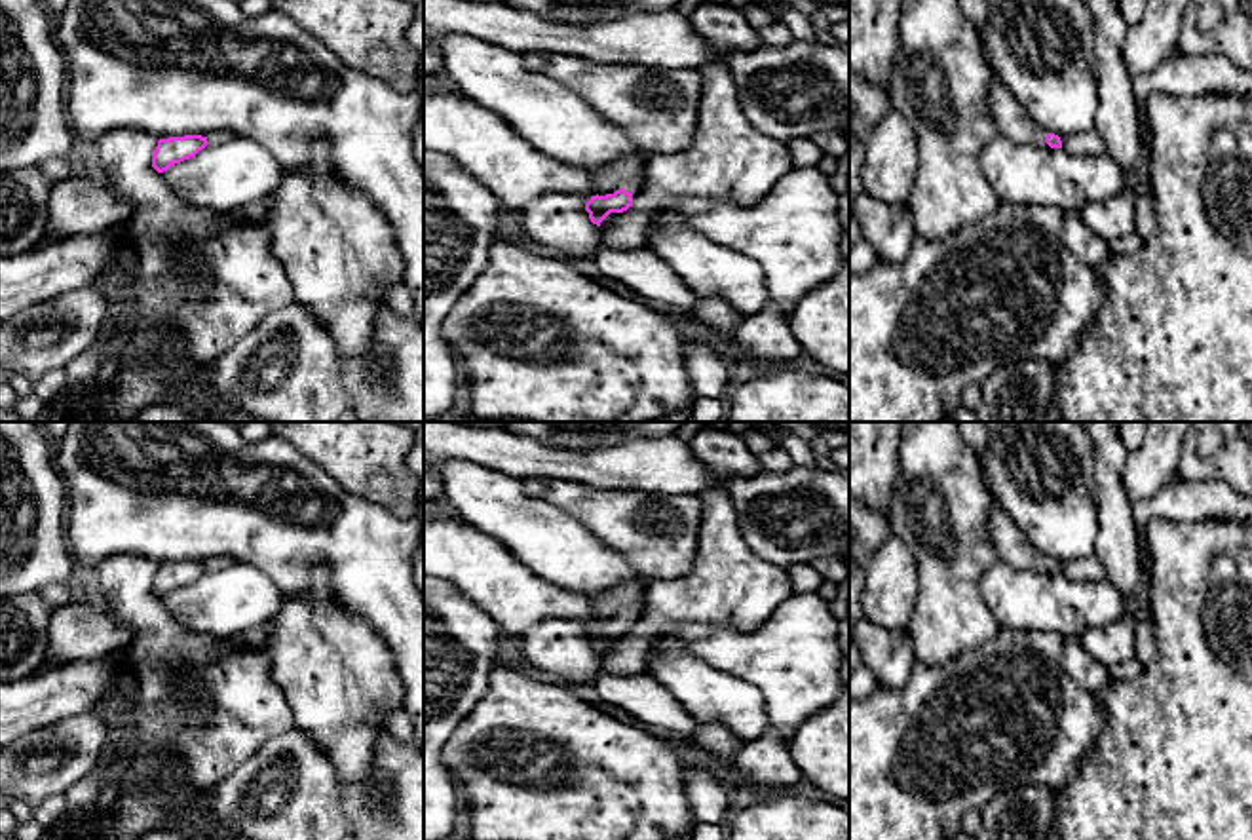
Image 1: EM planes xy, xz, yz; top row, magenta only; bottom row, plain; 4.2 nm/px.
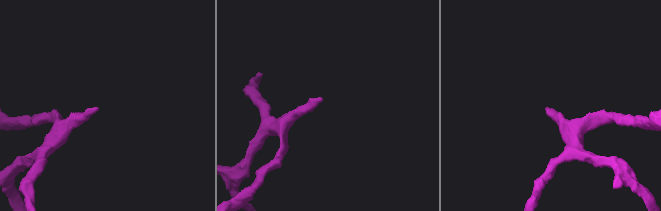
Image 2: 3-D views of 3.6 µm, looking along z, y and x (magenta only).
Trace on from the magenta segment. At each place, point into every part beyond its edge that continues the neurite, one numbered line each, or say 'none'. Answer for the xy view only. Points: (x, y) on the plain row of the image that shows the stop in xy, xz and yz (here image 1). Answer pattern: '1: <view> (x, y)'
none

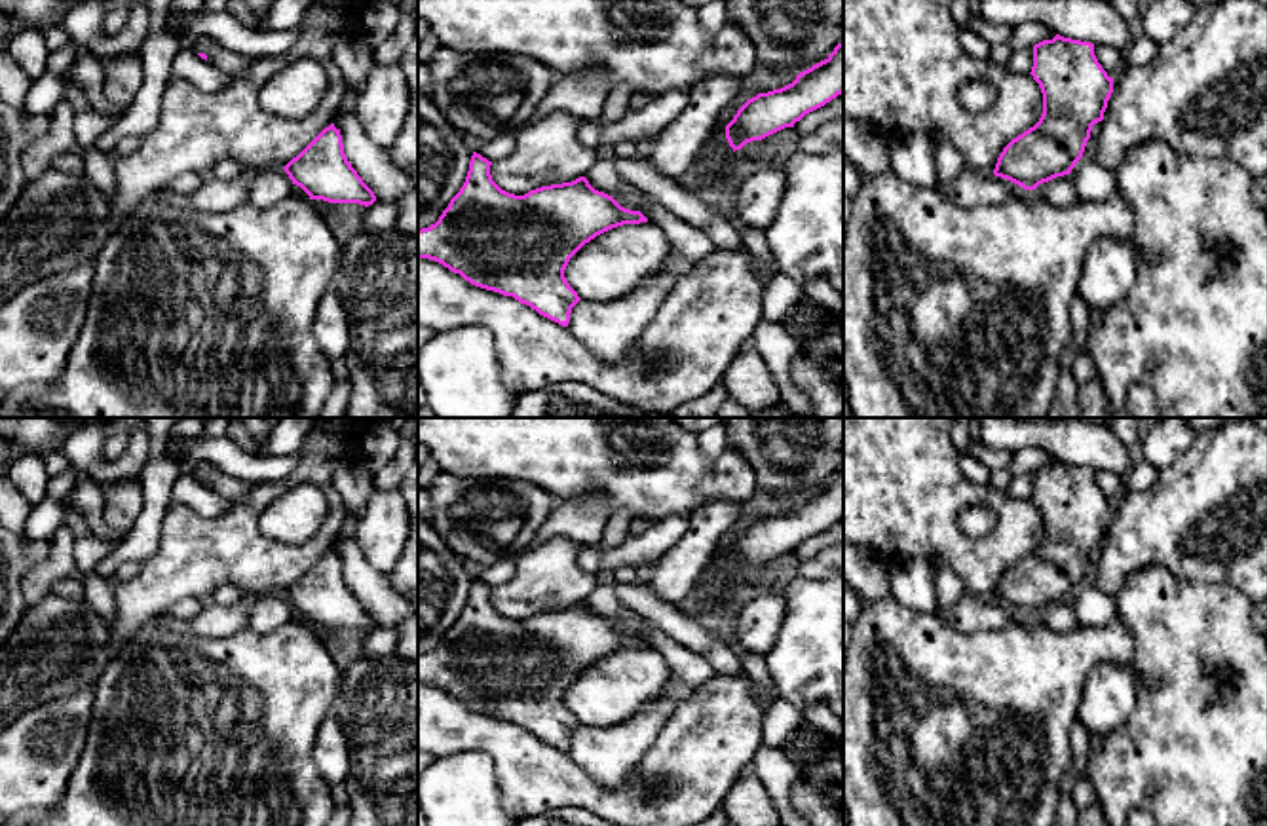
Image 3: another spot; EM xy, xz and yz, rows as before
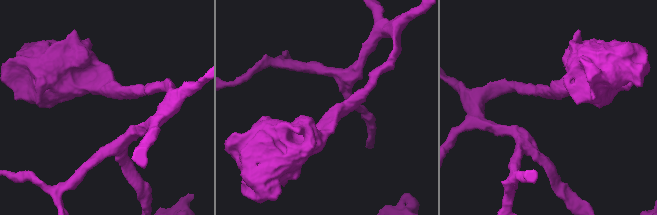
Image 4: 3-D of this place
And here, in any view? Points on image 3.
none

